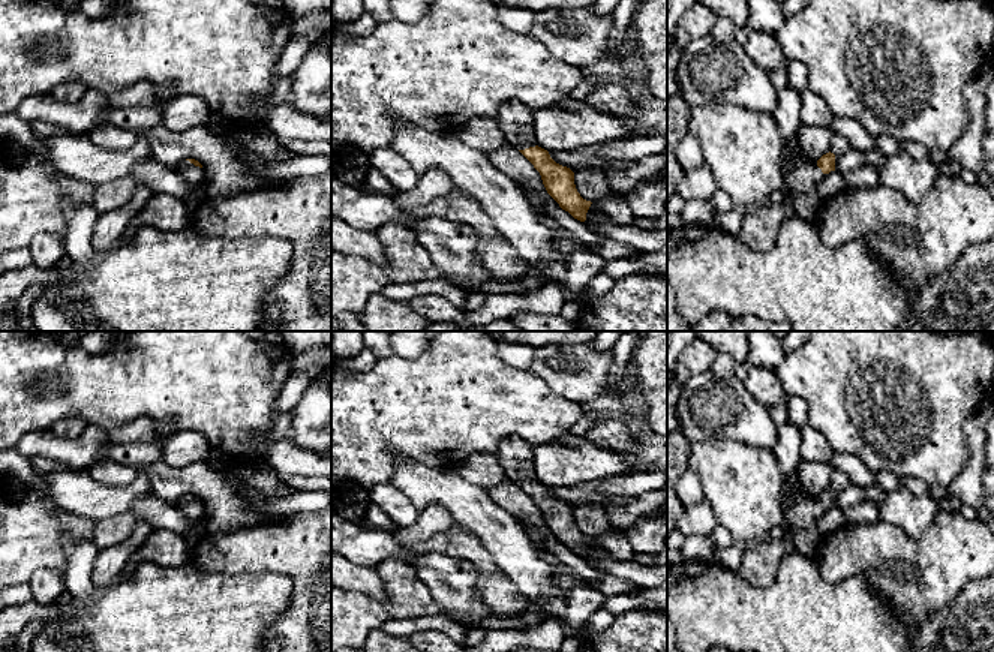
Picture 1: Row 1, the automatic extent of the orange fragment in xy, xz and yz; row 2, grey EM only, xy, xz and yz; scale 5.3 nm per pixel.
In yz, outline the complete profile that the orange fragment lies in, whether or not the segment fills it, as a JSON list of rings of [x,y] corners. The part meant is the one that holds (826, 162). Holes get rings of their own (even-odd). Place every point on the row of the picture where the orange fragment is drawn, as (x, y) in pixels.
[[[798,136],[786,141],[781,159],[783,192],[790,214],[814,223],[820,207],[819,181],[835,171],[835,154],[826,153],[817,162],[807,162],[799,156]]]

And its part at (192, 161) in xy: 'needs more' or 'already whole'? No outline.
needs more

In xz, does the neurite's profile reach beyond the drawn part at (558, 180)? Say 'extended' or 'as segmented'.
extended

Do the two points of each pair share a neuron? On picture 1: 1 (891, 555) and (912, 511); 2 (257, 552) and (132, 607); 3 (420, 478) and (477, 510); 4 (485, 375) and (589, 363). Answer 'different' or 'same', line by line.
1: different
2: different
3: same
4: different

